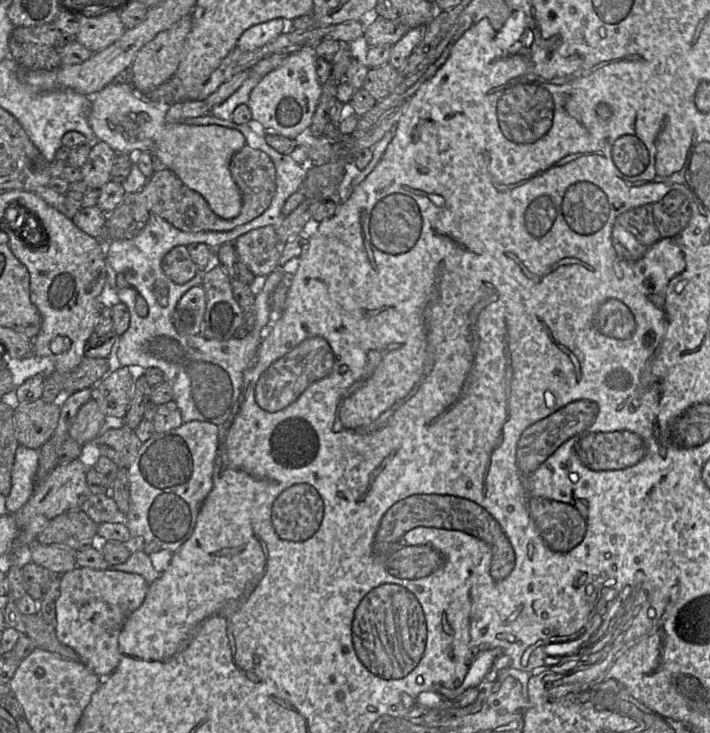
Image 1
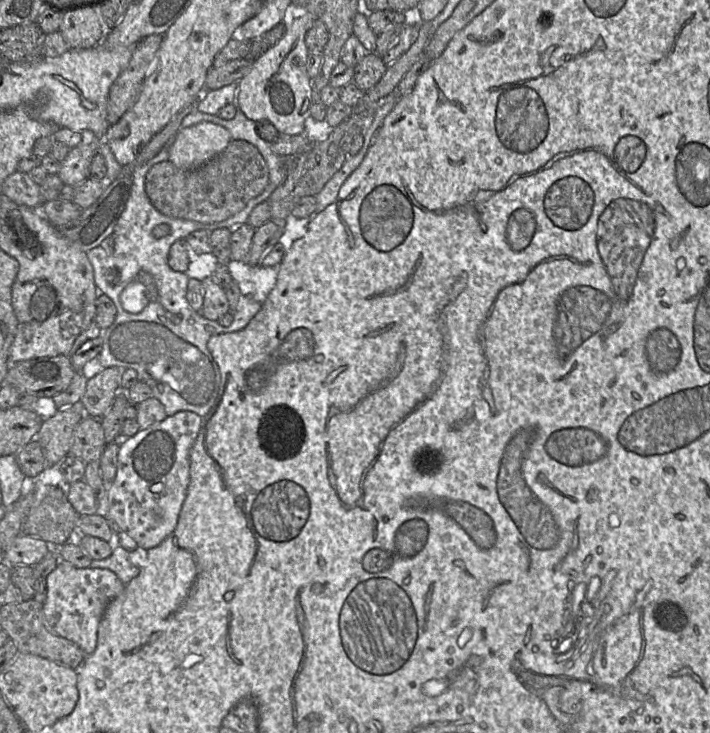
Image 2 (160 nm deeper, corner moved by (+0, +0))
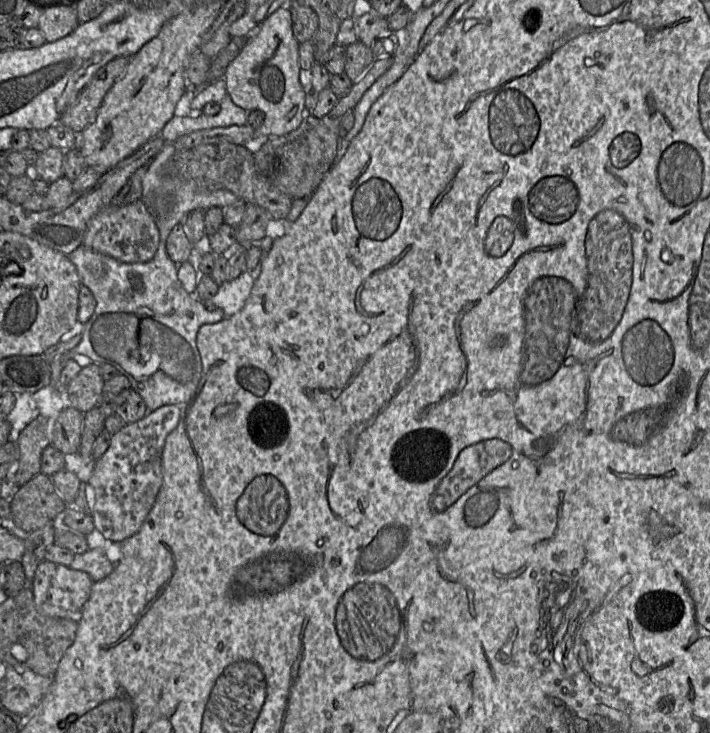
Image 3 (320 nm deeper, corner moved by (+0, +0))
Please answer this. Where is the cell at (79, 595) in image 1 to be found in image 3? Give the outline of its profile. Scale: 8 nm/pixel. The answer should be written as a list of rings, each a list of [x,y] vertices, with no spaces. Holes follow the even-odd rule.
[[[44,560],[36,569],[31,589],[36,608],[41,614],[54,618],[69,618],[78,622],[93,583],[94,581],[86,572]]]

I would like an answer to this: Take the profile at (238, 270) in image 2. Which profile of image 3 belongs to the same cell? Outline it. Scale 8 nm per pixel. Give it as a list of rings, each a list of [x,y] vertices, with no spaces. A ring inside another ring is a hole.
[[[261,263],[253,271],[245,271],[238,278],[219,286],[217,294],[211,299],[226,317],[238,313],[249,299],[253,285],[261,273]]]

